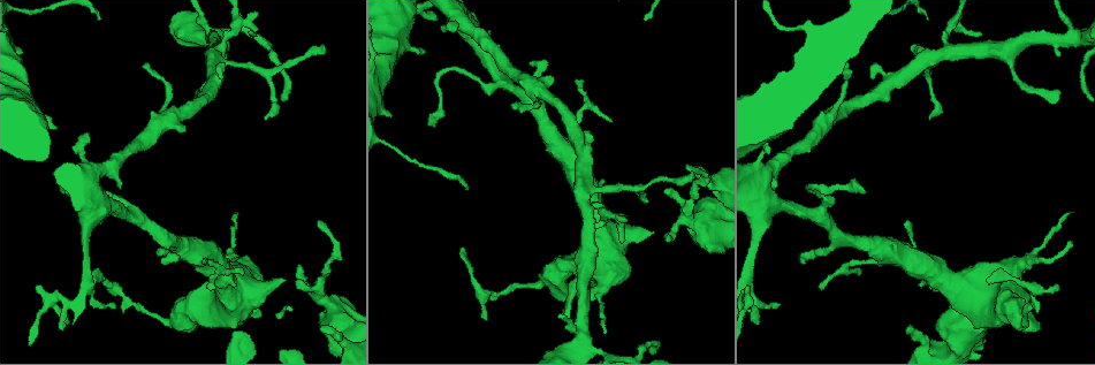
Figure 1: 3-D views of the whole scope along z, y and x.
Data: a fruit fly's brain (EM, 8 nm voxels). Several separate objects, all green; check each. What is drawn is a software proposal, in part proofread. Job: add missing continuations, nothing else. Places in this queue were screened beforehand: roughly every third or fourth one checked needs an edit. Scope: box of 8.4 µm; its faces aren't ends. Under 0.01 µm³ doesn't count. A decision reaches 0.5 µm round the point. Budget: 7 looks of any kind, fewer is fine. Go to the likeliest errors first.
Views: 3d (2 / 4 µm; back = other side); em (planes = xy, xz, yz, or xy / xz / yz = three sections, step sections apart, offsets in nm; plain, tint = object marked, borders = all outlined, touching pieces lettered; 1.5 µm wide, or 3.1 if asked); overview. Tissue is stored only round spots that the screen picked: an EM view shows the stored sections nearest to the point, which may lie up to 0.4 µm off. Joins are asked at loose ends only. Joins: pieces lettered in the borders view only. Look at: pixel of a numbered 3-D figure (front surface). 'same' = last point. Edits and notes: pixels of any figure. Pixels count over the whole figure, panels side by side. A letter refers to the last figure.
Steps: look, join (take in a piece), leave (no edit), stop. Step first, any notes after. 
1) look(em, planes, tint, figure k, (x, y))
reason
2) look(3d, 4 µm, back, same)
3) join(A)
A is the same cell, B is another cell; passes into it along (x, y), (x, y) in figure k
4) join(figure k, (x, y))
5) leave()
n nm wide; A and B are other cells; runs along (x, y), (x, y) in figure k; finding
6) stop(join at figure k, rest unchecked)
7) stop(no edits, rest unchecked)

look(em, planes, plain, figure 1, (435, 21))
free end

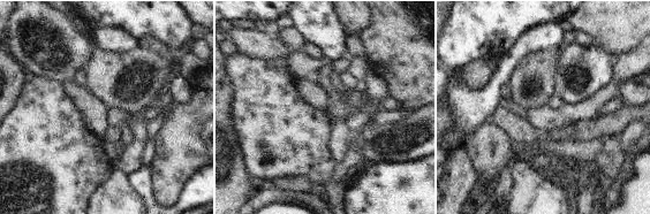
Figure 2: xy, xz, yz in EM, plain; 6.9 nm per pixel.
look(em, planes, borders, same)

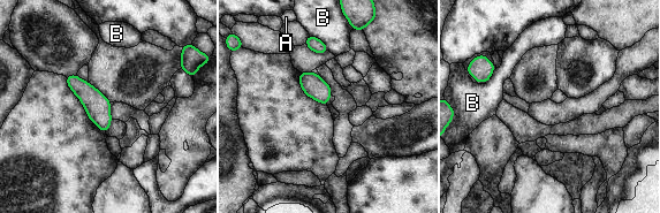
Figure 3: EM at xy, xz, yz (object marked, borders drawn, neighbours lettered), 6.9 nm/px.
leave()
B touches over 180 nm; A and B are other cells; border along (309, 33), (317, 37), (327, 50) in figure 3; no lettered piece goes on from it

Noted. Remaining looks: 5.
look(em, planes, borders, figure 1, (666, 193))
free end

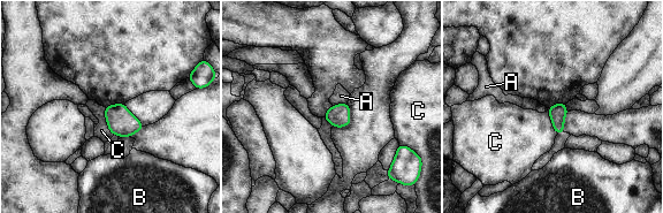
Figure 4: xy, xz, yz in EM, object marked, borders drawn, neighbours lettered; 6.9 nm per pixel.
leave()
C touches over 220 nm; A, B and C are other cells; border along (104, 107), (107, 128), (113, 135) in figure 4; no lettered piece goes on from it

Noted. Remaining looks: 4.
look(em, planes, borders, figure 1, (89, 133))
branch stops here

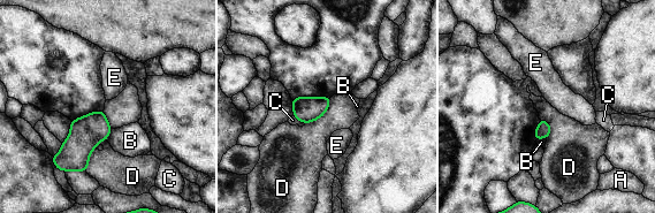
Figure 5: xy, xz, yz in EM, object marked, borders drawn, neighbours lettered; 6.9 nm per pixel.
leave()
D touches over 260 nm; A, B, C, D and E are other cells; border along (106, 139), (92, 151), (85, 170) in figure 5; no lettered piece goes on from it

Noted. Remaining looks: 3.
stop(no edits, rest unchecked)

